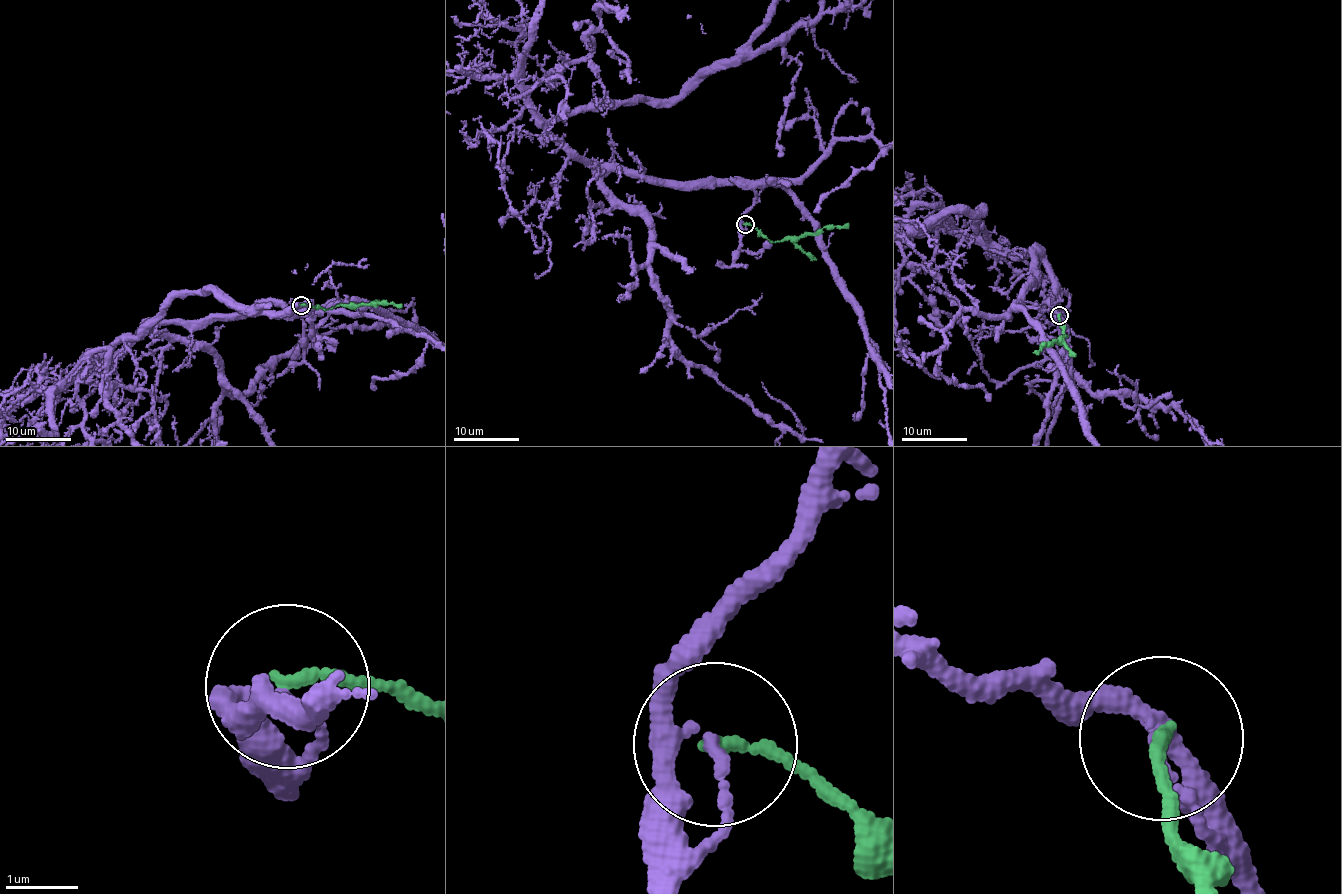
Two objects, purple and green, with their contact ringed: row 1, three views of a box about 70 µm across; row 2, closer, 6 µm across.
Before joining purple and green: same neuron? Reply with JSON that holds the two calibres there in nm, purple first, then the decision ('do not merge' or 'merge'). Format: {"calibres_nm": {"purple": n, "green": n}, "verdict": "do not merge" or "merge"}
{"calibres_nm": {"purple": 160, "green": 140}, "verdict": "do not merge"}

